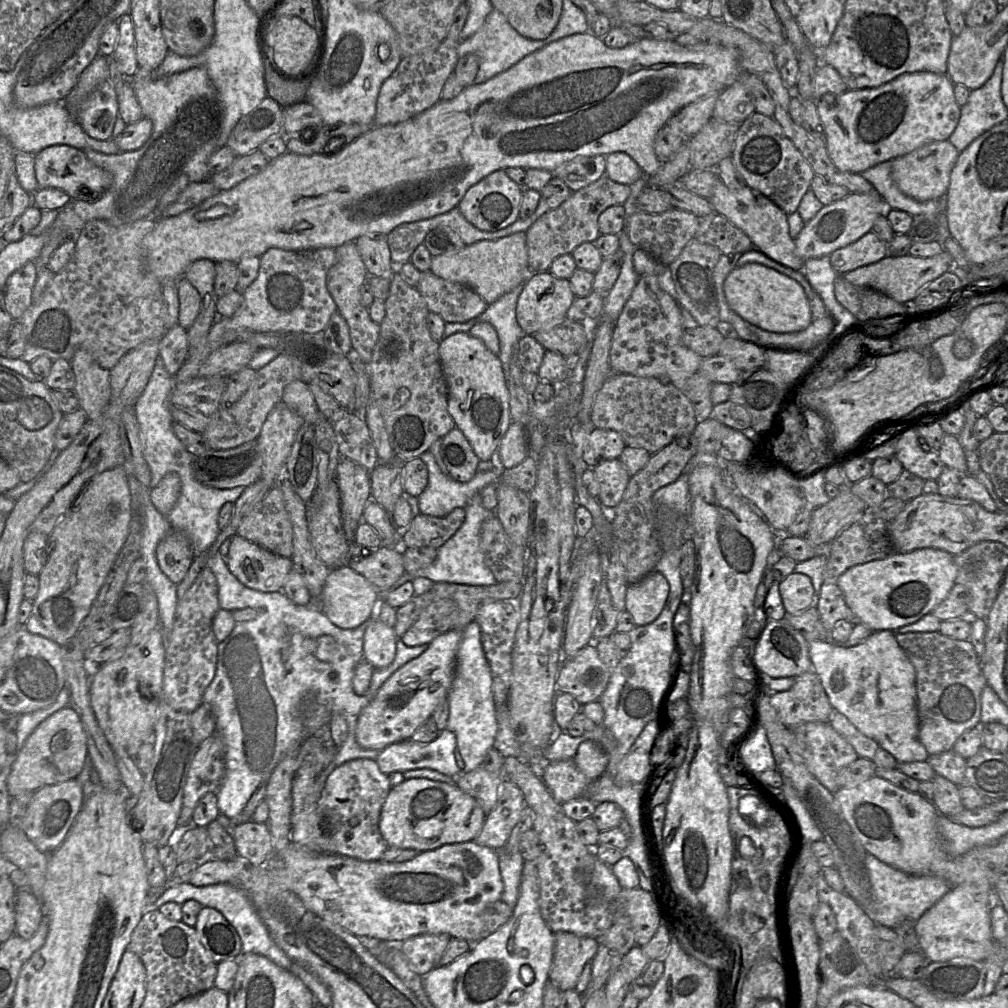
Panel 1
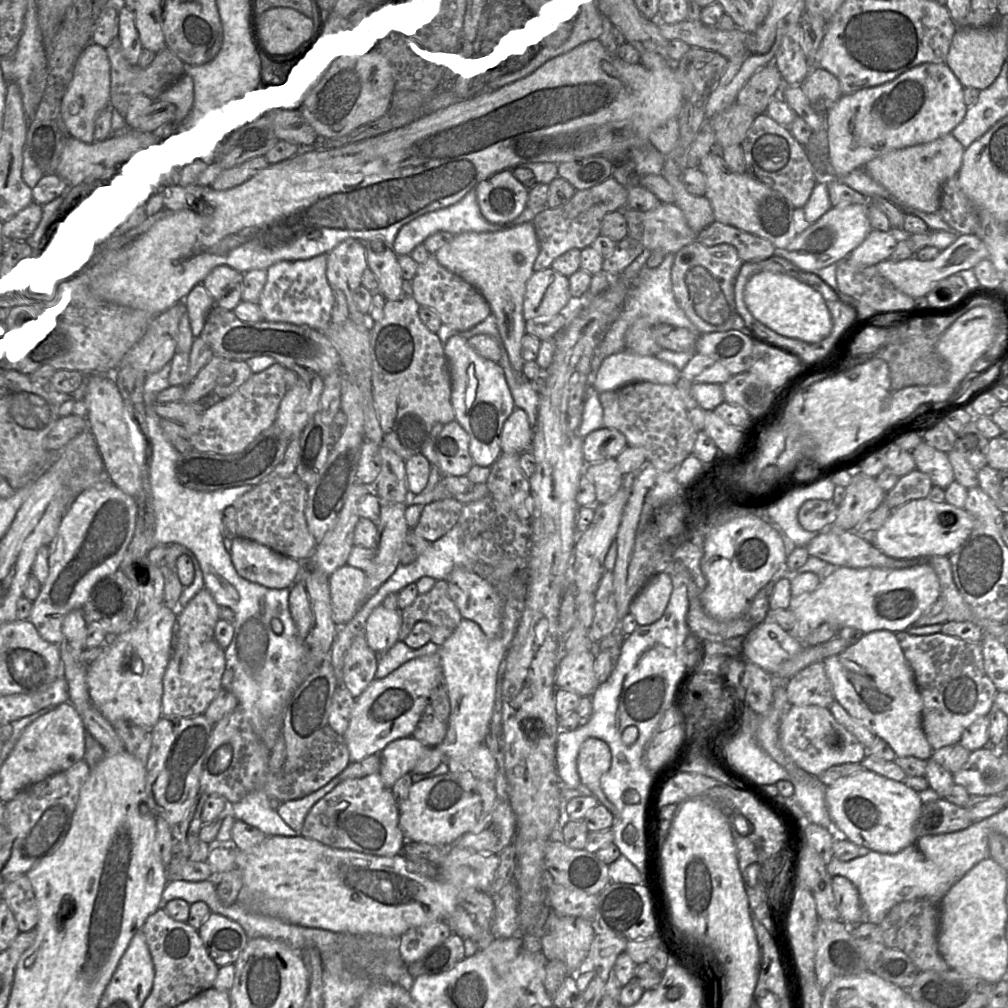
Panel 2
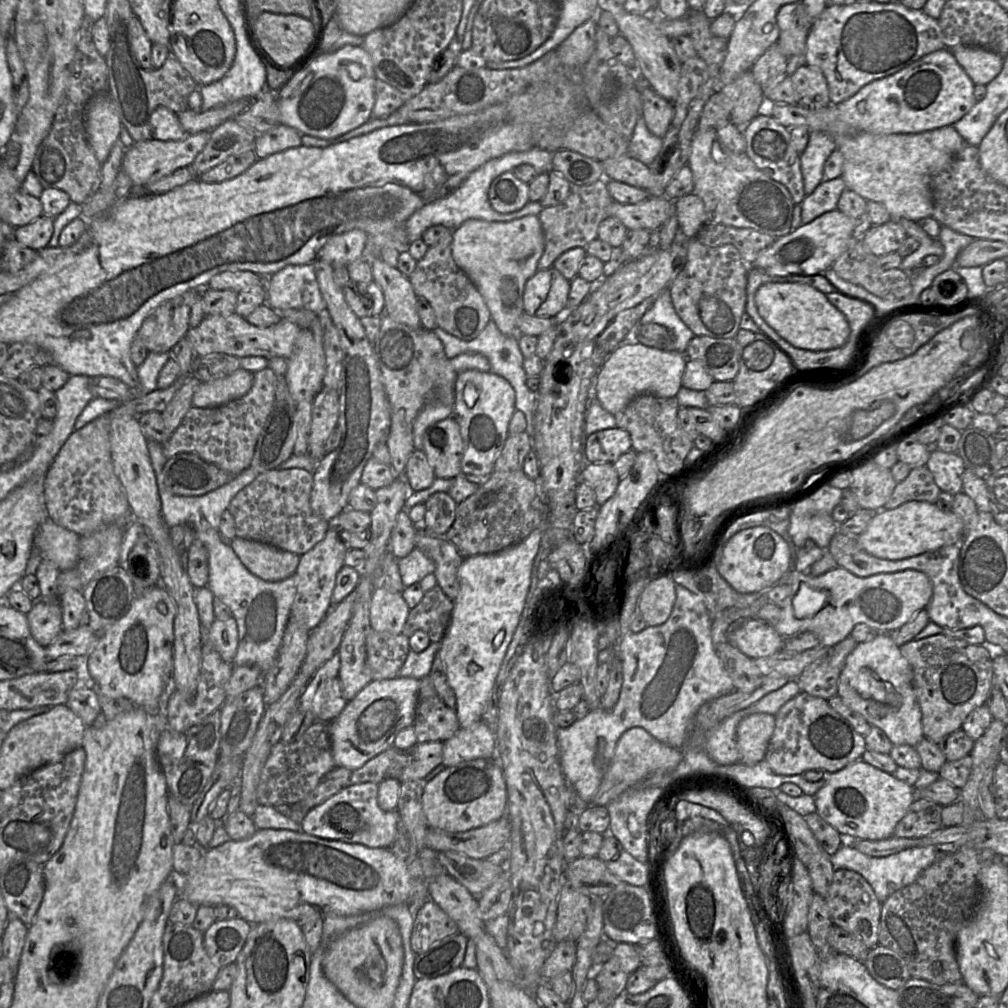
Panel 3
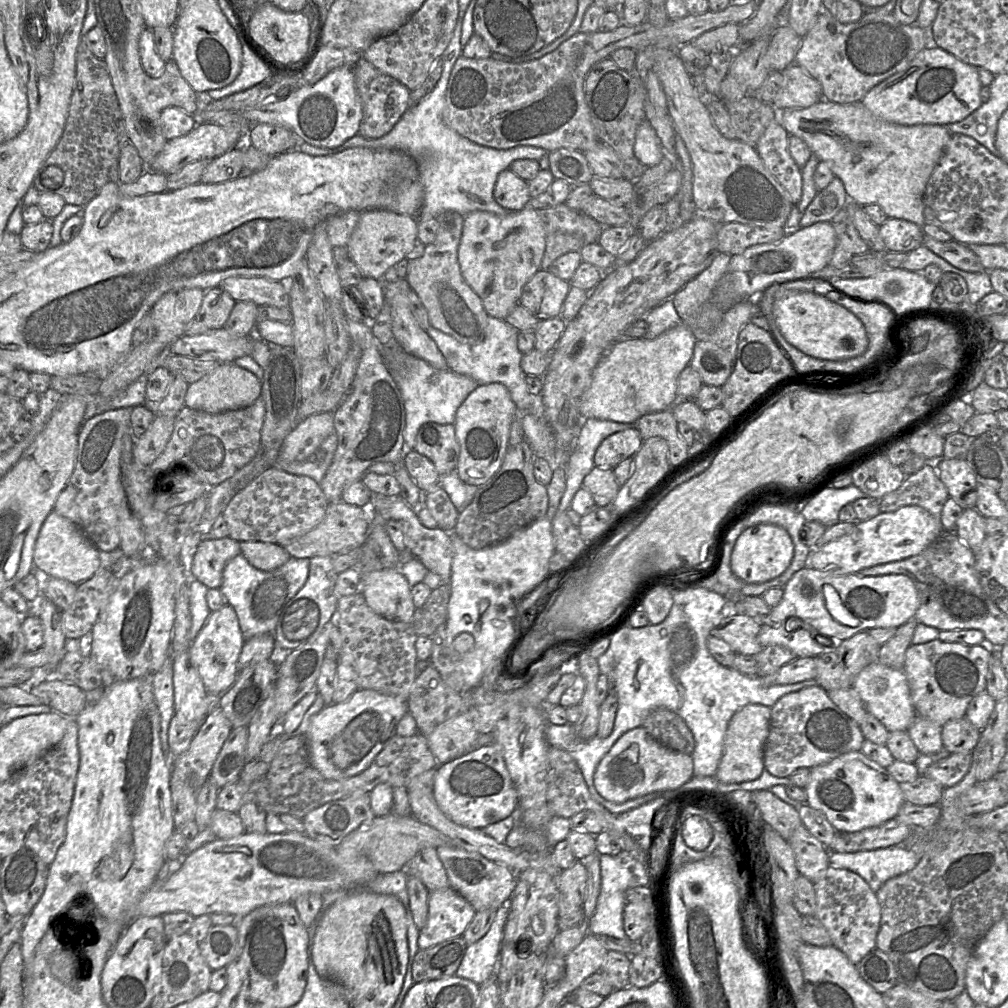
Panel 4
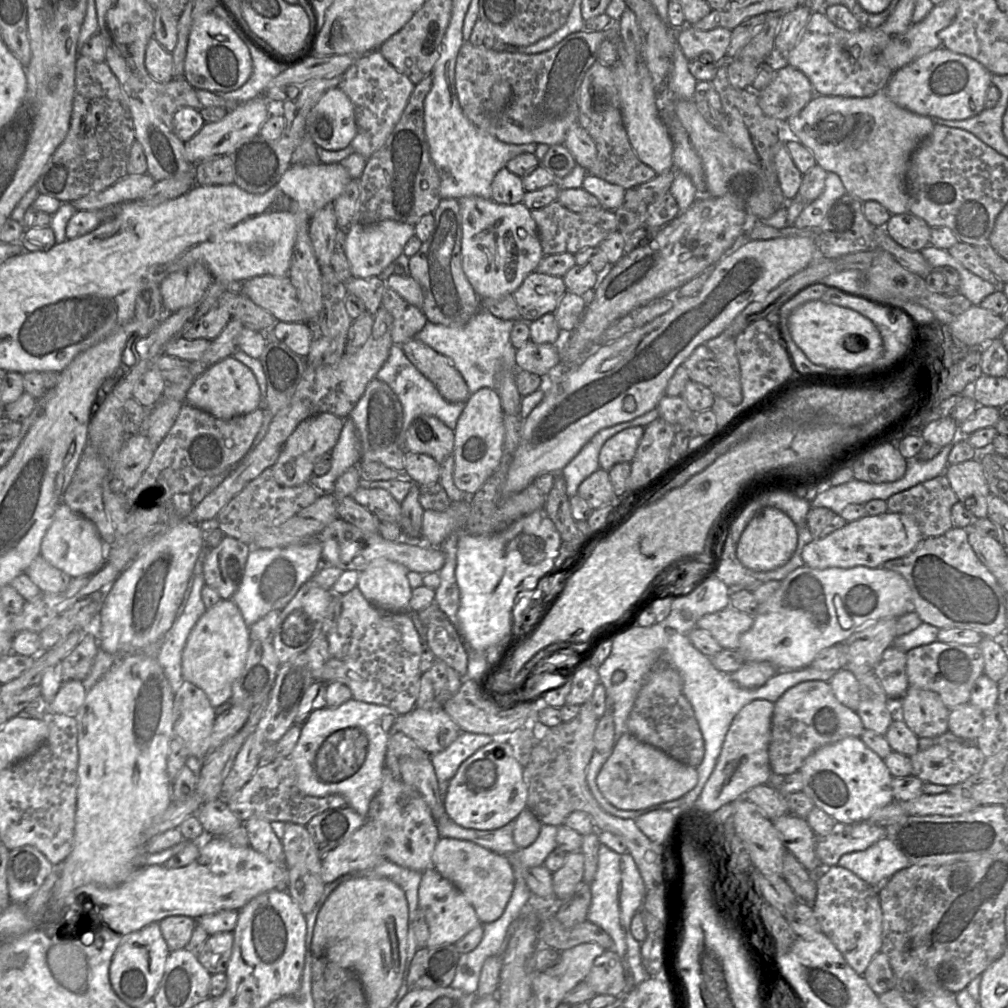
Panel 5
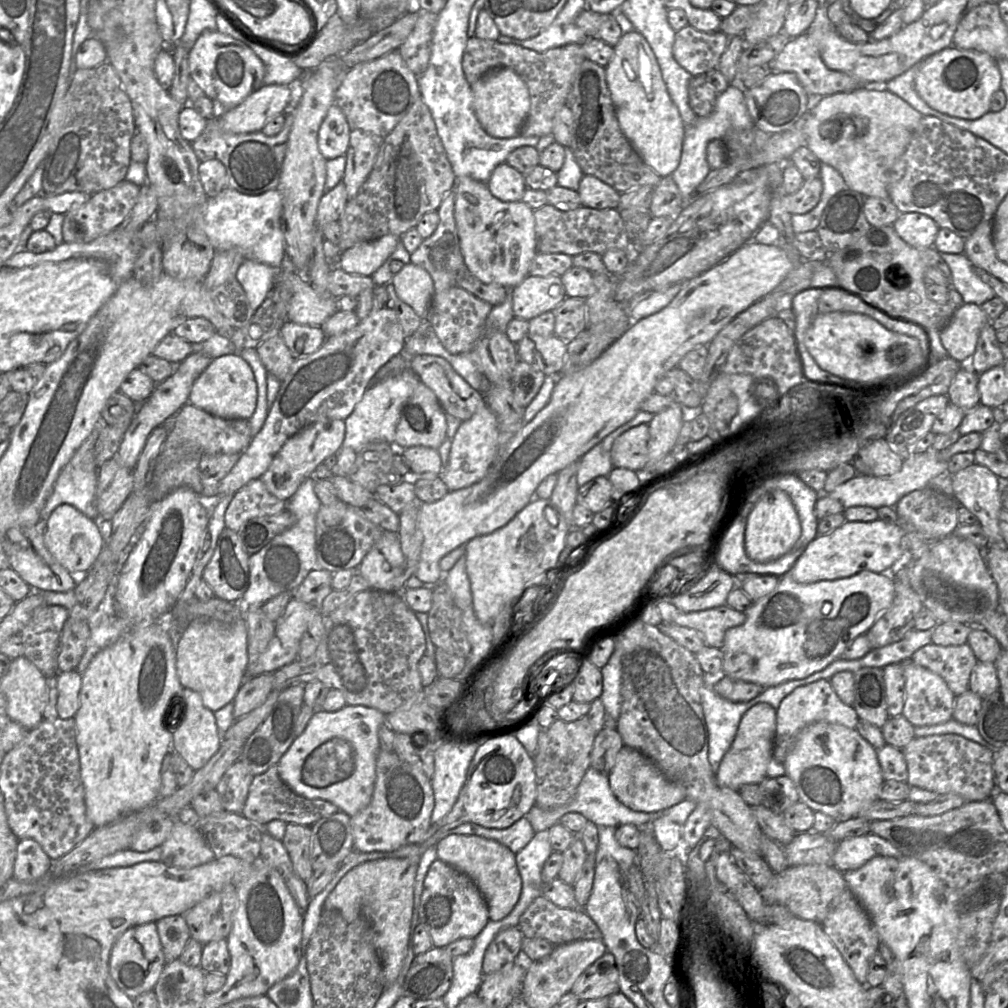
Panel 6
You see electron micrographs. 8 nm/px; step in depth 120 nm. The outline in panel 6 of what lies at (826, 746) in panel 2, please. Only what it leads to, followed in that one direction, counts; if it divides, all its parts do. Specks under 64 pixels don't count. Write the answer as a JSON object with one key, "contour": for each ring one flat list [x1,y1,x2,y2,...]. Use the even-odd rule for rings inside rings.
{"contour":[[819,679,810,684,799,686,781,701,776,710,777,726,773,758,784,763,787,755,792,750,798,734,802,729,812,723,825,721,855,729,859,720,860,719,853,706,844,704,838,697,830,680]]}

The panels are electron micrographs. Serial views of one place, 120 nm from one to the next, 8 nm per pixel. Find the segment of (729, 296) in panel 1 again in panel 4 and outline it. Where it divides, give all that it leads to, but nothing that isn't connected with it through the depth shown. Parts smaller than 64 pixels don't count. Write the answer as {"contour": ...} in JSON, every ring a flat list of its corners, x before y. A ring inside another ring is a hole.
{"contour":[[791,291,775,300,773,314,783,337,814,358,843,360,863,354,868,337,863,323,845,307,812,292]]}

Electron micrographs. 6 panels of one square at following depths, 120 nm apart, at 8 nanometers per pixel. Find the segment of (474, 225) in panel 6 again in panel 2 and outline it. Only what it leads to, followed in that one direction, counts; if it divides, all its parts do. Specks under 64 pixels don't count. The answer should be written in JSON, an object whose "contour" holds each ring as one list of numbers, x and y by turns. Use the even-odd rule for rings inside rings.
{"contour":[[532,222,498,232,464,232,434,253,442,266,473,285,489,303,510,364,519,373,525,363,521,354,522,338,526,334,524,295,538,254,539,243]]}

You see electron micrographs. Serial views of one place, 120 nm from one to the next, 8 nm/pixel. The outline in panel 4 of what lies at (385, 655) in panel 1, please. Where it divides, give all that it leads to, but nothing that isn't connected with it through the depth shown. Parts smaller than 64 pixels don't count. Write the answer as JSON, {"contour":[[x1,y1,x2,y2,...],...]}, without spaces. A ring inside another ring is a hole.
{"contour":[[377,569,361,576,361,592,376,614,392,621,410,623,416,607,411,586,400,569]]}

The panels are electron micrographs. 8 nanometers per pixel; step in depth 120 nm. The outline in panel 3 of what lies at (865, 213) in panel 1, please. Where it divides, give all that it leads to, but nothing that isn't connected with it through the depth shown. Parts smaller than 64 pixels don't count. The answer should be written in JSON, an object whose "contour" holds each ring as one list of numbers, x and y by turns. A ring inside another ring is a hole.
{"contour":[[838,209,822,214,806,225,792,230,787,235,777,238,769,247,759,252,750,268,762,269,770,276,804,275,813,276,831,268,833,263,849,247,849,242,856,237,853,221]]}

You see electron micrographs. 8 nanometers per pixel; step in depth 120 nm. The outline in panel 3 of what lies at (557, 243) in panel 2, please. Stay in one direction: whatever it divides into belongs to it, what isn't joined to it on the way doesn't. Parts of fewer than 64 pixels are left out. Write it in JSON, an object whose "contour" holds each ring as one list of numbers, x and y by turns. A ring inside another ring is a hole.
{"contour":[[603,178,589,185,572,187,564,202,542,209,538,218,544,236,544,251,539,259,537,270,551,268,555,260,564,252,577,247,585,248,598,238,599,225,608,217,607,207,613,201,607,190,606,181,607,179]]}

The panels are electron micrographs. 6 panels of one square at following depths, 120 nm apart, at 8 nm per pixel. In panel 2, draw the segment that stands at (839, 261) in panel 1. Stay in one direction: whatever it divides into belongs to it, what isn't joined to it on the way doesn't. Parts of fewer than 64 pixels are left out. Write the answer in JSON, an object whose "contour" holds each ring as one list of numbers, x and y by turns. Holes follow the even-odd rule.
{"contour":[[871,230,866,239,848,256,852,262,863,266,875,266,890,259,899,240,894,232]]}

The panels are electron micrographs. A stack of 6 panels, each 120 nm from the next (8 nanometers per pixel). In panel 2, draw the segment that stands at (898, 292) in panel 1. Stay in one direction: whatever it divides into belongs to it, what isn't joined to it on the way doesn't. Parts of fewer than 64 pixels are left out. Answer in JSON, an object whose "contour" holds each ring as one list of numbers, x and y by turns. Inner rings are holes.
{"contour":[[958,235,957,239,937,257,929,261,920,261,911,257,902,261,887,259,876,265,878,272,904,294,916,298,926,296,940,280,960,271,973,269,982,260,988,259,988,249,977,235]]}

